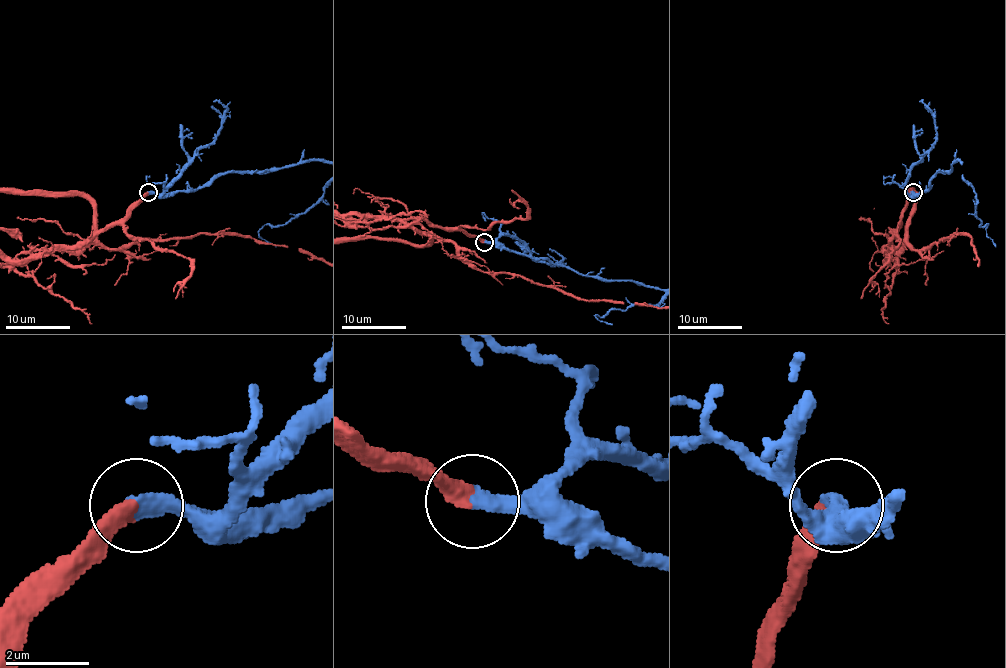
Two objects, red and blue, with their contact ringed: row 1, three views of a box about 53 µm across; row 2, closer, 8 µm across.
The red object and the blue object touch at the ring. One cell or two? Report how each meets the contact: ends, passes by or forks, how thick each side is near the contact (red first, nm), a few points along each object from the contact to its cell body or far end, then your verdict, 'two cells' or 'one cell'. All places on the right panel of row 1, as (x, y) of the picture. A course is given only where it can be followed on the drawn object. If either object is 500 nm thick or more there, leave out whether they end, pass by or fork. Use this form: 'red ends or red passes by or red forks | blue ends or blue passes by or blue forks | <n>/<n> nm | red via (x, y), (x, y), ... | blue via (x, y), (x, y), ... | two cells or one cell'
red ends | blue ends | 420/440 nm | blue via (913, 193), (926, 190), (939, 172), (960, 162), (961, 177), (976, 196), (981, 227), (987, 225), (995, 246) | one cell

